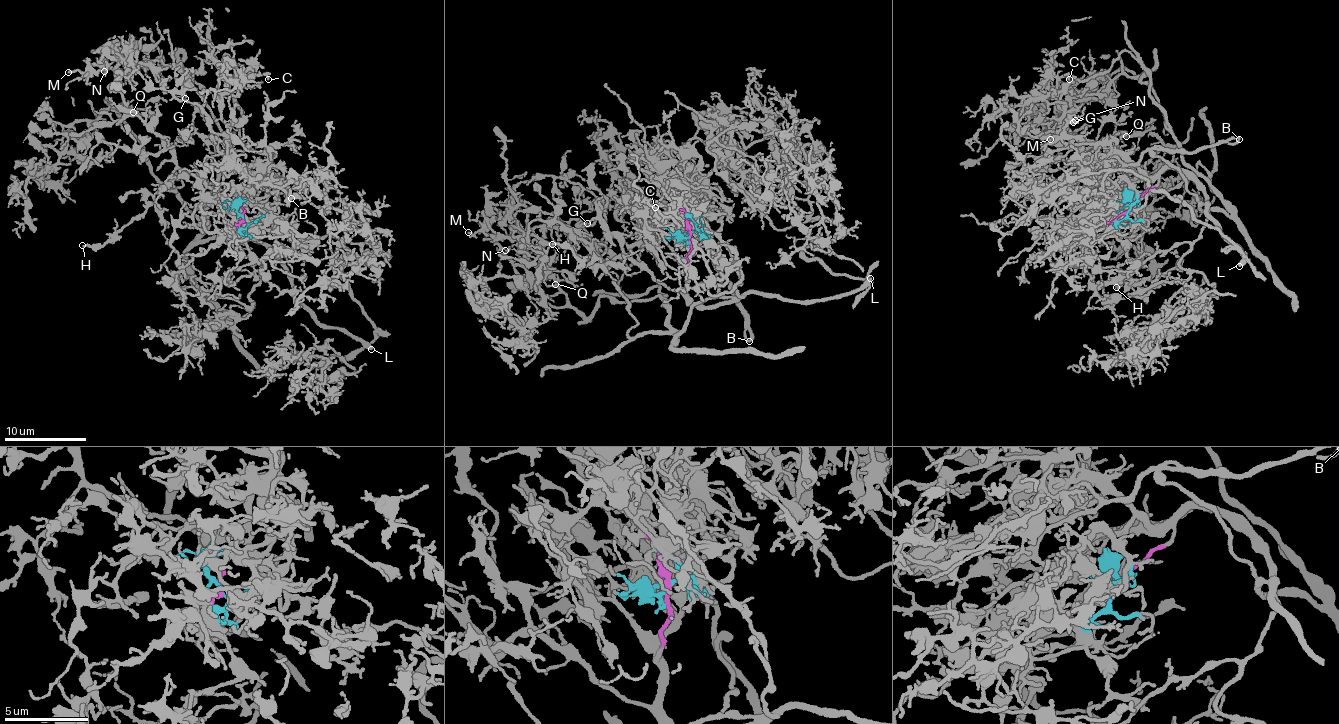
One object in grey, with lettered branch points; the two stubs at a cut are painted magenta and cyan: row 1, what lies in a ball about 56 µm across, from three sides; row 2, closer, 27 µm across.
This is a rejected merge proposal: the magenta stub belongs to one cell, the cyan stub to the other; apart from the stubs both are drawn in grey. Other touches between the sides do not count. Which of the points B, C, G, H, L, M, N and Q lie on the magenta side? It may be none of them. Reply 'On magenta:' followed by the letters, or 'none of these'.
On magenta: G, H, L, Q

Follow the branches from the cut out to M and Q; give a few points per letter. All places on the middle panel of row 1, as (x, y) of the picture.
M: (691, 235), (721, 223), (689, 207), (724, 283), (675, 339), (658, 295), (587, 317), (527, 295), (469, 231)
Q: (691, 235), (681, 292), (632, 261), (619, 257), (612, 265), (573, 229), (545, 275), (546, 284), (556, 283)

